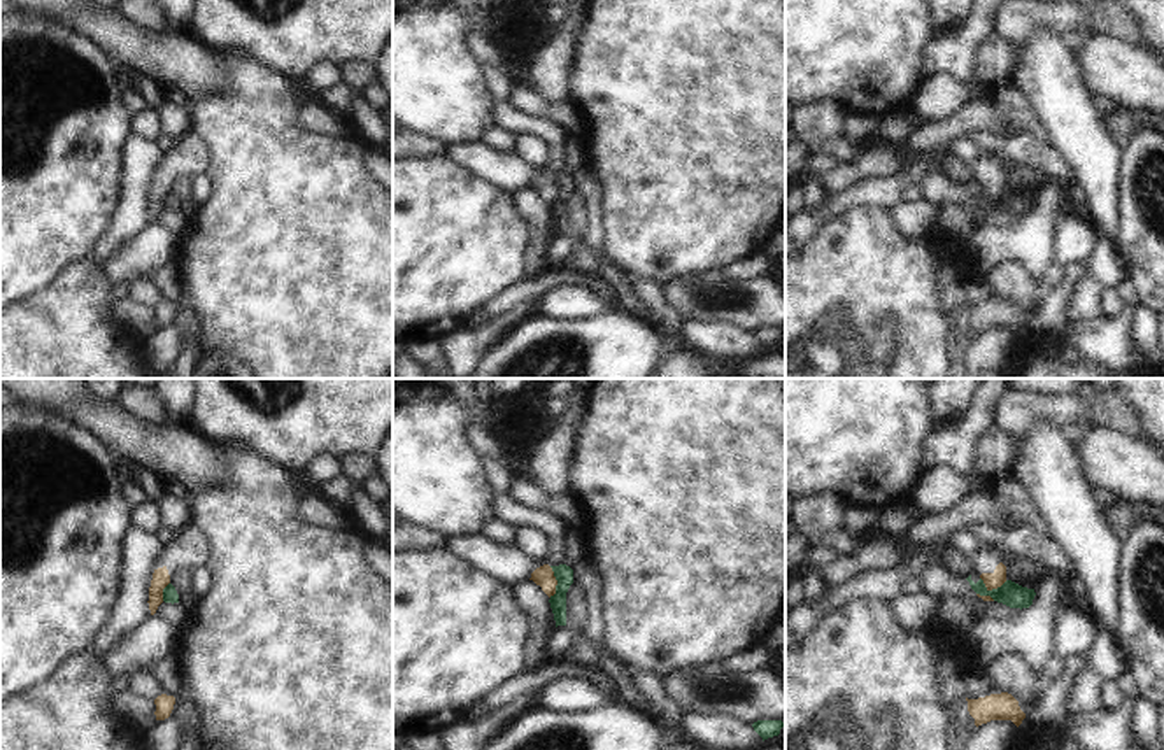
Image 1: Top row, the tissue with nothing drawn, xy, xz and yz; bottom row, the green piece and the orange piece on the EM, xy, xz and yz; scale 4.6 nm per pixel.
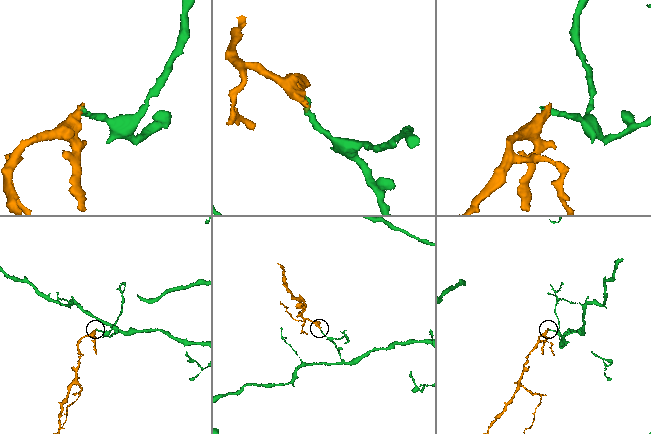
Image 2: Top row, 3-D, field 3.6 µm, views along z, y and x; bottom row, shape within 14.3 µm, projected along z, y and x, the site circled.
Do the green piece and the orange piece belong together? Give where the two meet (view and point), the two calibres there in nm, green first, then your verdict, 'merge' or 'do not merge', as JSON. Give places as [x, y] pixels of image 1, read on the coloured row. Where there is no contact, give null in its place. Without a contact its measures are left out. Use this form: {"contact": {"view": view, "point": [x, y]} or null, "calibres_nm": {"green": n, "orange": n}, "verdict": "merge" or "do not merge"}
{"contact": {"view": "xz", "point": [558, 582]}, "calibres_nm": {"green": 90, "orange": 90}, "verdict": "do not merge"}

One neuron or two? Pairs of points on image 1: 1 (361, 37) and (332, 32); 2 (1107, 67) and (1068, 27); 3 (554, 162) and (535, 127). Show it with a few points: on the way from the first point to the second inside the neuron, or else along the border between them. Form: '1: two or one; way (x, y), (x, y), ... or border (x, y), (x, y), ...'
1: one; way (354, 32), (339, 32)
2: two; border (1096, 32), (1084, 37)
3: one; way (554, 153), (554, 142), (544, 132)

